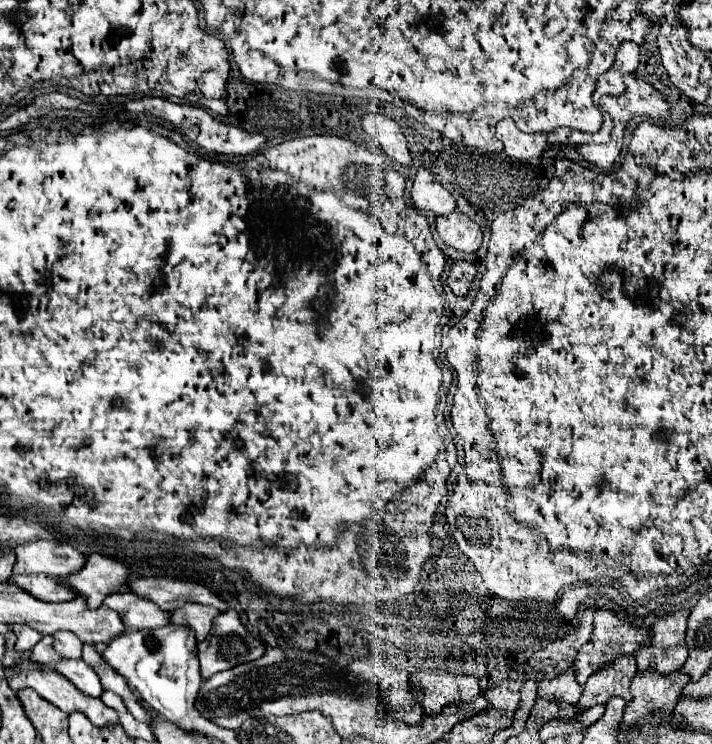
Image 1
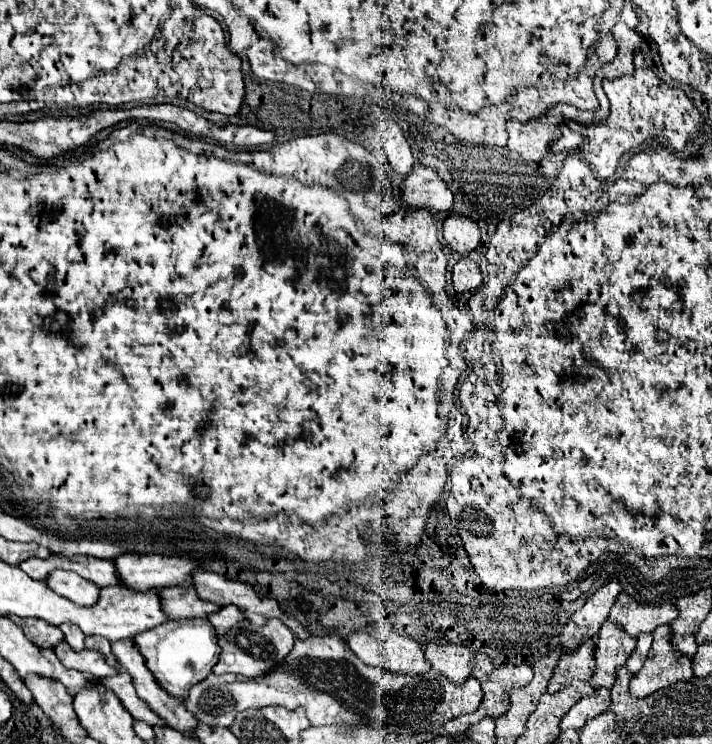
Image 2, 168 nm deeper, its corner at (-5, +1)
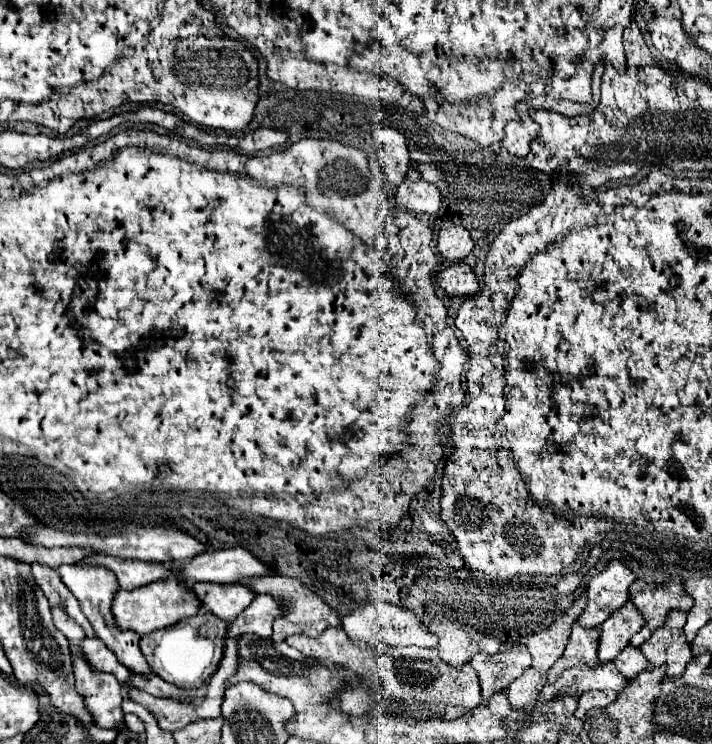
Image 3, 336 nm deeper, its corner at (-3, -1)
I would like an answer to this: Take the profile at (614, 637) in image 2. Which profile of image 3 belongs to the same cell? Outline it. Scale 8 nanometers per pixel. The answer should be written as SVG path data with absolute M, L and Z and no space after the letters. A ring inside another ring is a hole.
M632 601L612 613L600 625L600 643L598 643L598 663L608 663L616 659L616 655L630 643L632 635L636 635L644 627L644 619L634 609Z

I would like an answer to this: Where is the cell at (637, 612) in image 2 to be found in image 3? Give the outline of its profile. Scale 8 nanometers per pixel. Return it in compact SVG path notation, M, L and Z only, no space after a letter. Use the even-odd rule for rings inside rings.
M636 579L630 585L630 601L644 615L648 629L658 629L670 615L670 611L690 611L692 599L686 595L680 579L668 579L666 585L654 587Z

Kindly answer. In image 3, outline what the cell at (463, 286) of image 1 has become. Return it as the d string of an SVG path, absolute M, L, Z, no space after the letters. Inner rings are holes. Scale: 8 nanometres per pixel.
M454 263L438 275L440 287L448 295L474 295L478 293L478 279L470 265Z

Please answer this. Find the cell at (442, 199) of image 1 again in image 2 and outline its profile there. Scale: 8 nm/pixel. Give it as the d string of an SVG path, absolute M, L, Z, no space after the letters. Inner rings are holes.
M414 163L402 183L402 201L410 207L444 213L452 207L452 193L436 171L422 163Z

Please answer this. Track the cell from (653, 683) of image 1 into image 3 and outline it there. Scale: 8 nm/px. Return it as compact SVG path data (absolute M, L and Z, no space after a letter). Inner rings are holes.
M672 611L662 627L640 645L640 651L652 667L666 667L666 677L680 677L692 659L690 645L682 633L686 621L684 611Z

